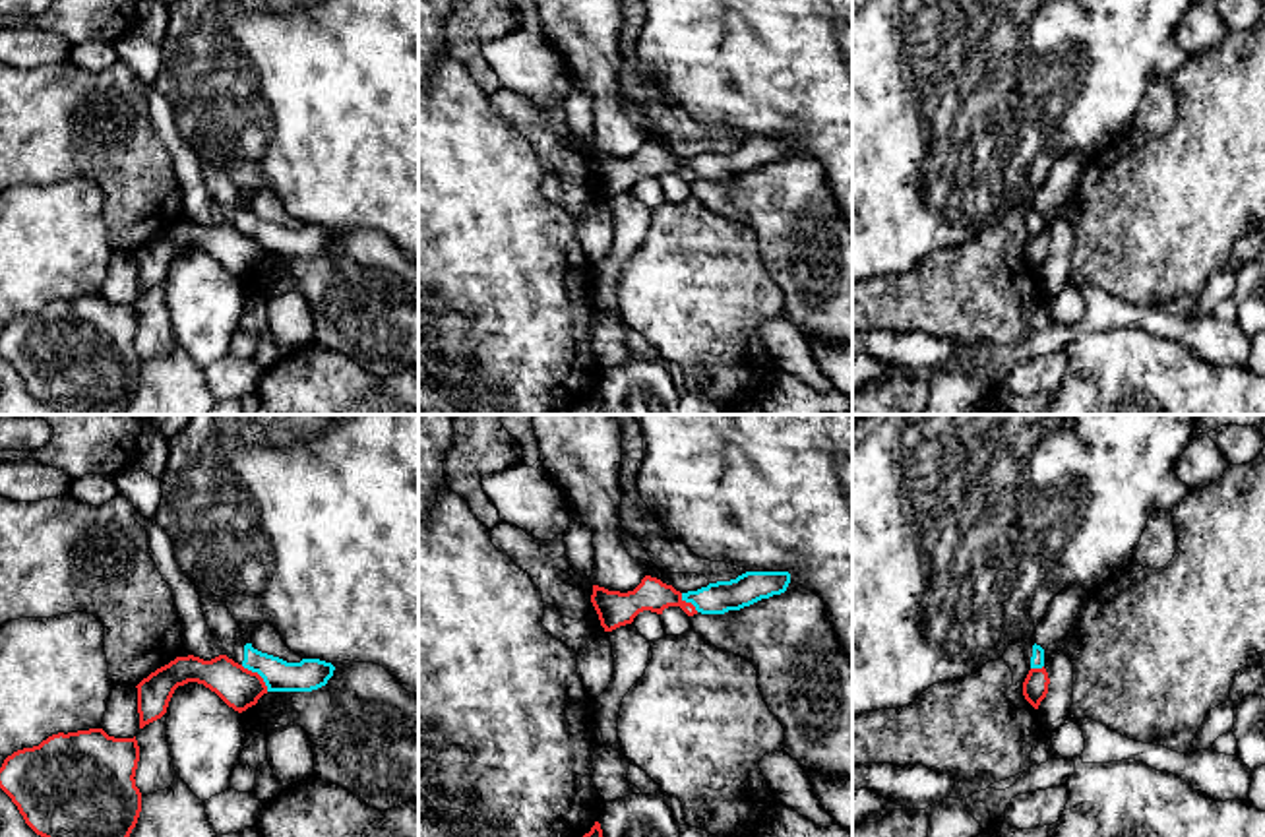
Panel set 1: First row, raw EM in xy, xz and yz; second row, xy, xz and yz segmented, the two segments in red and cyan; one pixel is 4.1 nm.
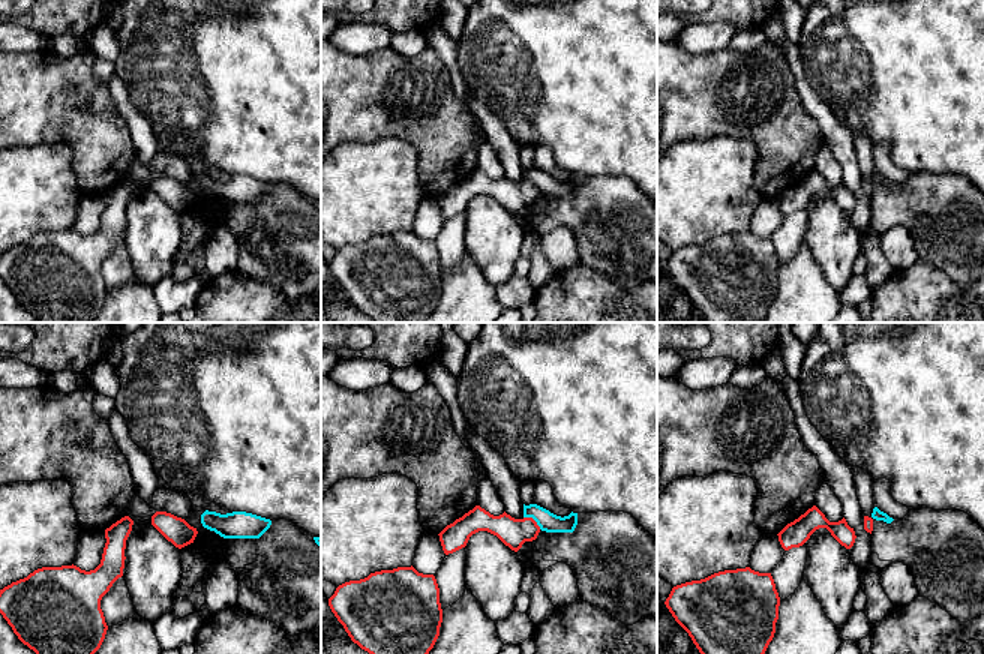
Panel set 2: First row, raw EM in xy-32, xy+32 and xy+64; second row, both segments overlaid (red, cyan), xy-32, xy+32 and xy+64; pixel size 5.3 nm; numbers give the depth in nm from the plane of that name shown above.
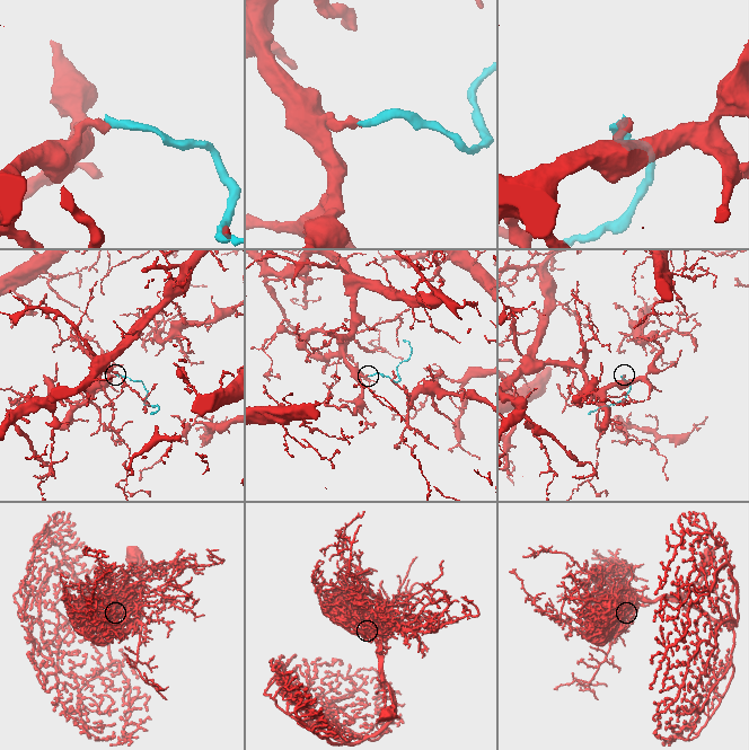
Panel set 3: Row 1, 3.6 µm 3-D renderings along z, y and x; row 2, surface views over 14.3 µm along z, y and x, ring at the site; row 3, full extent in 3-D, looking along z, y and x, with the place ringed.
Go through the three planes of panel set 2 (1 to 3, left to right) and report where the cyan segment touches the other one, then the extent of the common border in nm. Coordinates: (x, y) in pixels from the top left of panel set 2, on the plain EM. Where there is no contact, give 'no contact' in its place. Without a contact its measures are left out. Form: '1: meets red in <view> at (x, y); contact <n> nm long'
1: no contact
2: meets red in xy+32 at (533, 183); contact 120 nm long
3: no contact

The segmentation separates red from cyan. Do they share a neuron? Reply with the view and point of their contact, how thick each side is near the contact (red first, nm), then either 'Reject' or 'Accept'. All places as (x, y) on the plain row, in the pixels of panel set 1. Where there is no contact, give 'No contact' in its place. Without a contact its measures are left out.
Touches red at xy (258, 241). Thickness 170 nm (red) against 130 nm. Reject

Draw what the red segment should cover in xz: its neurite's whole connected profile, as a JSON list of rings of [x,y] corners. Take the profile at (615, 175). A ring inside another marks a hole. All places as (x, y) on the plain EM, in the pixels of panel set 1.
[[[645,141],[641,149],[628,159],[593,151],[591,169],[604,198],[632,190],[643,176],[663,180],[668,172],[680,172],[688,182],[697,180],[695,172],[686,169],[680,157],[651,141]]]

